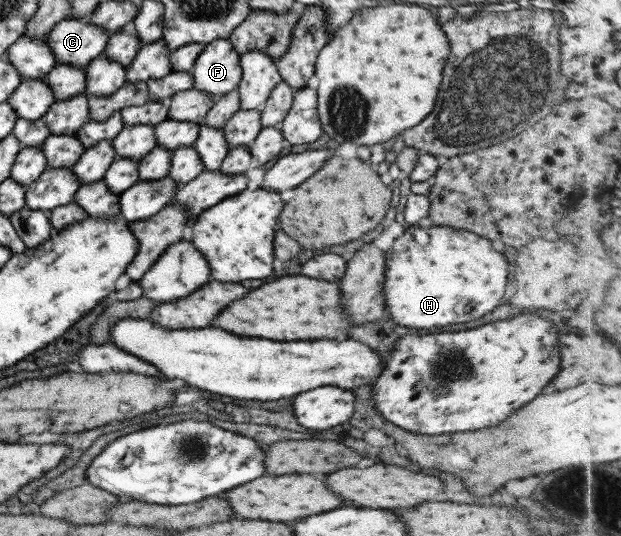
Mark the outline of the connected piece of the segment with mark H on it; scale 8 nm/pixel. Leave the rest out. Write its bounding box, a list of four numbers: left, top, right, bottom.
[383,225,510,329]

